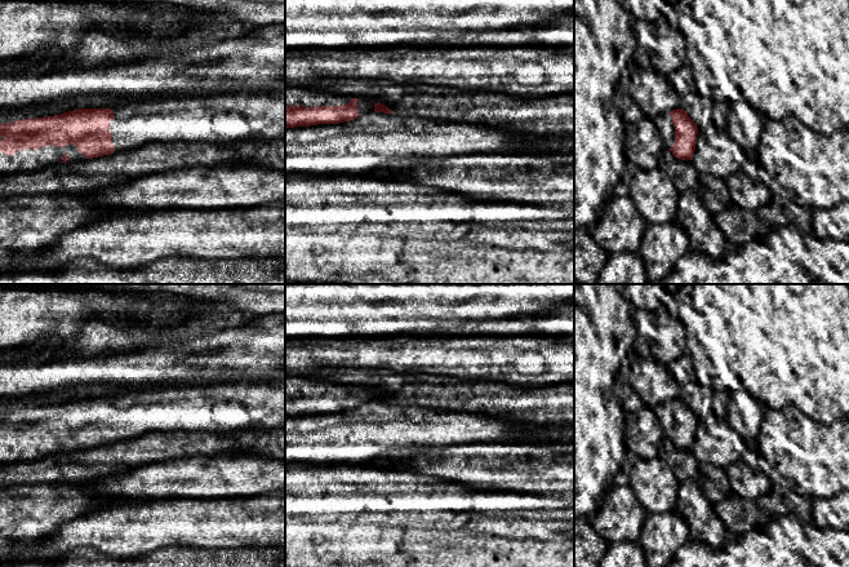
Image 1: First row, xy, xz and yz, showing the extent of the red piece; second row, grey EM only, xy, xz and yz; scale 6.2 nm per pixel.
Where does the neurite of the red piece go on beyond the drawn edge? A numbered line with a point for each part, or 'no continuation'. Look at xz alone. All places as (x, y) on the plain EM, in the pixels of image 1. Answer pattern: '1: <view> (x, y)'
1: xz (302, 385)

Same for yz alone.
1: yz (663, 412)

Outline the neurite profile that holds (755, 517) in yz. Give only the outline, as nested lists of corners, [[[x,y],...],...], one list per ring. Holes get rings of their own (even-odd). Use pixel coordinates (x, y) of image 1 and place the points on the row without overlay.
[[[734,493],[717,502],[715,511],[730,535],[741,535],[752,527],[763,527],[769,521],[769,517],[755,502],[744,501]]]

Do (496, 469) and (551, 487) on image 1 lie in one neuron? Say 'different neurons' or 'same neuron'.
same neuron

